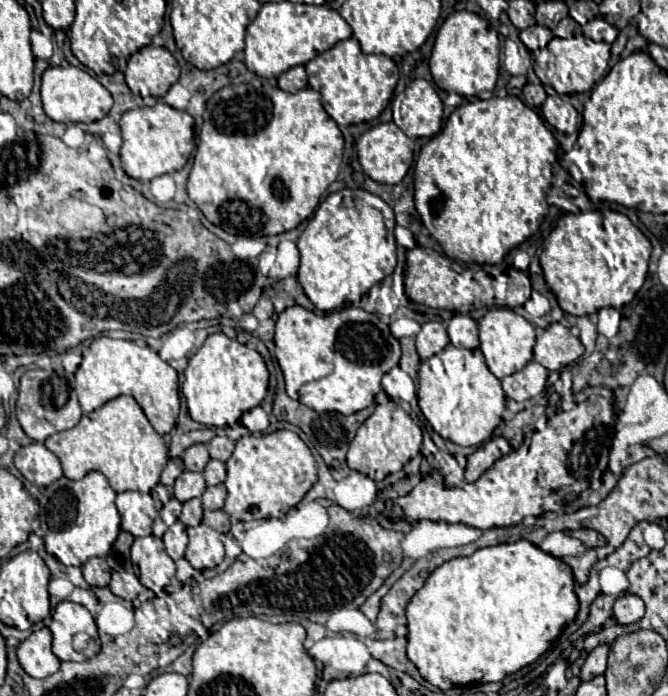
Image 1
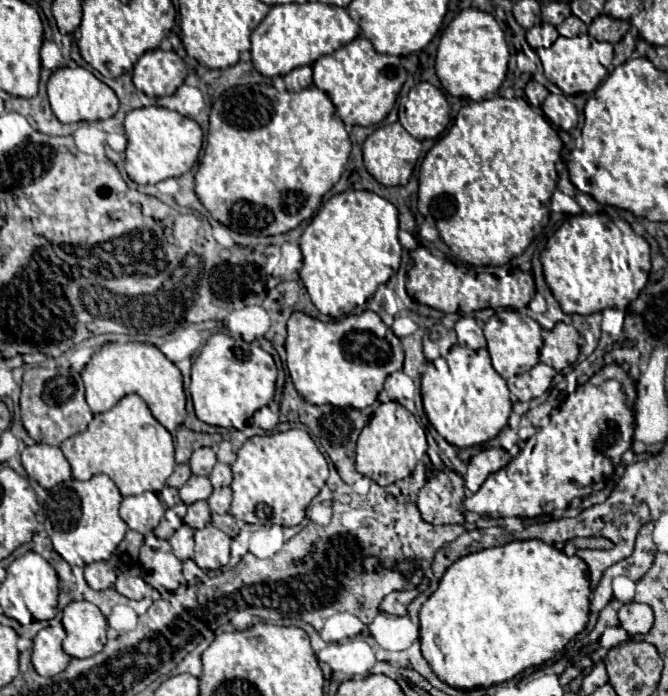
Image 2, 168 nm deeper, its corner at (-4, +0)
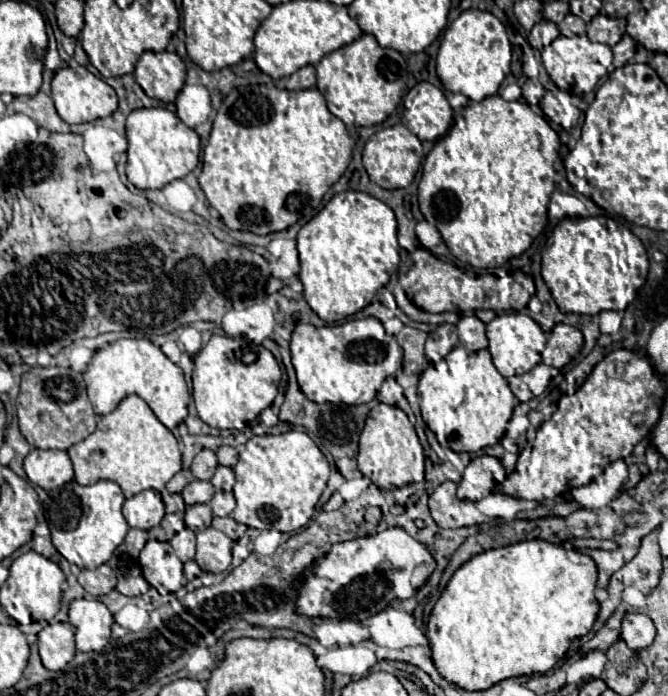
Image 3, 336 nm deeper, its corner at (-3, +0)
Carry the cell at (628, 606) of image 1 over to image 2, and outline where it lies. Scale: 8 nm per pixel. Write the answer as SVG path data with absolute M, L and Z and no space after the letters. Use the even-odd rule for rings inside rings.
M626 603L620 609L620 627L628 631L628 635L646 635L652 629L652 609L644 603Z

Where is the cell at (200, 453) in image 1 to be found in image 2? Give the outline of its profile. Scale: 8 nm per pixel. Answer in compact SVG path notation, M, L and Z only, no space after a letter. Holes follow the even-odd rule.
M202 447L202 449L196 449L190 457L190 469L194 475L210 475L212 473L212 467L216 463L216 453L212 447Z

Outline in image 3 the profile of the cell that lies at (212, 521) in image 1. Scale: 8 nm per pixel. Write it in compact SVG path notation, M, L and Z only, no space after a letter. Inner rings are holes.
M213 517L213 527L215 529L219 529L219 531L223 531L227 537L231 537L231 539L239 539L243 533L245 533L245 525L241 525L241 523L237 523L235 519L231 519L231 517Z

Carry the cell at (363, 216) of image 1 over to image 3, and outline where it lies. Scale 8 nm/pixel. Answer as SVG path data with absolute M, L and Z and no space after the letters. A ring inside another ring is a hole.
M363 191L337 193L297 235L297 249L301 259L299 279L303 283L303 295L311 309L327 323L343 321L349 315L369 305L399 265L399 243L397 243L397 221L391 207Z

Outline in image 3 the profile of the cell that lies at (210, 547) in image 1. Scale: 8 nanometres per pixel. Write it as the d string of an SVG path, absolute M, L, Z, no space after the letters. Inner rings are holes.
M213 527L197 533L197 555L195 563L203 571L223 573L231 563L231 539Z

